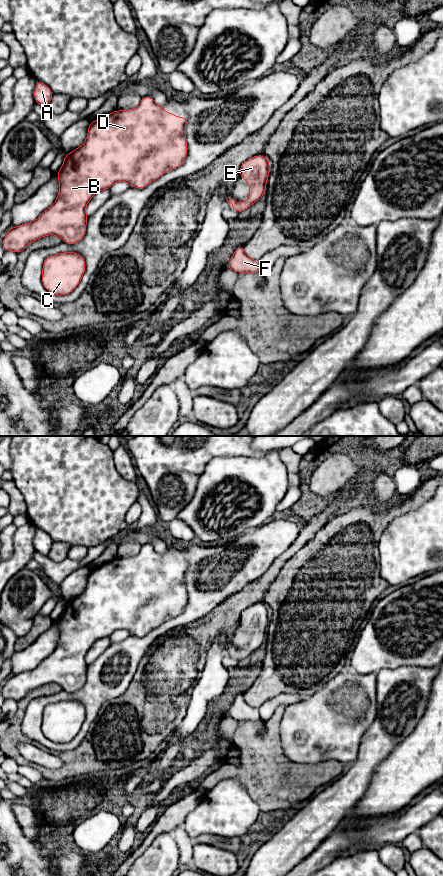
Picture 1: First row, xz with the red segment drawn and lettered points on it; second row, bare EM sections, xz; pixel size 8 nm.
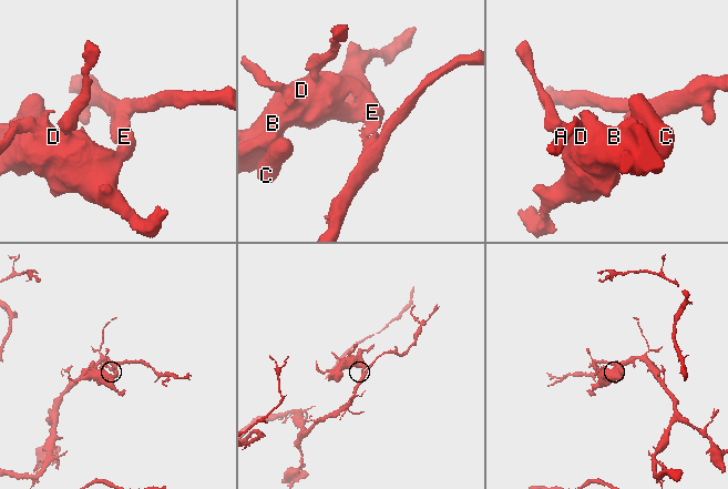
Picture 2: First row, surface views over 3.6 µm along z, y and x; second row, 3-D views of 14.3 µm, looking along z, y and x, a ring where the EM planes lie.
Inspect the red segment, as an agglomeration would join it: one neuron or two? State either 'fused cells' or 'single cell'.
single cell

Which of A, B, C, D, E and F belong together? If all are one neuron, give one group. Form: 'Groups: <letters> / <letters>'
Groups: A B C D E F

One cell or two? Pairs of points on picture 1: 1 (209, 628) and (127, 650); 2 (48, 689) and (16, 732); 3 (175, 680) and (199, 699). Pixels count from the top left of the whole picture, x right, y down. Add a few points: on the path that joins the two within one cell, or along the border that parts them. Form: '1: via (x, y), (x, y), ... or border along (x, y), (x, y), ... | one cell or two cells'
1: border along (169, 630), (155, 639), (138, 664) | two cells
2: via (35, 693), (22, 705), (18, 719) | one cell
3: border along (201, 671), (191, 690), (191, 699), (185, 715) | two cells

